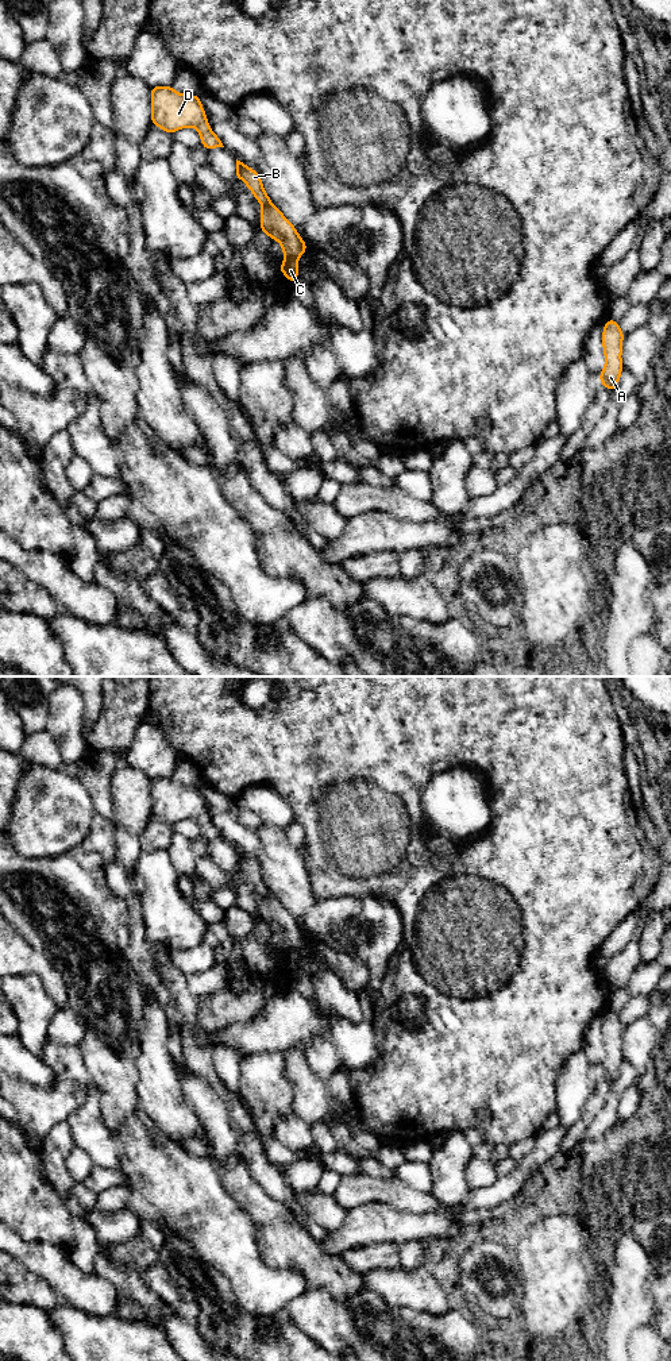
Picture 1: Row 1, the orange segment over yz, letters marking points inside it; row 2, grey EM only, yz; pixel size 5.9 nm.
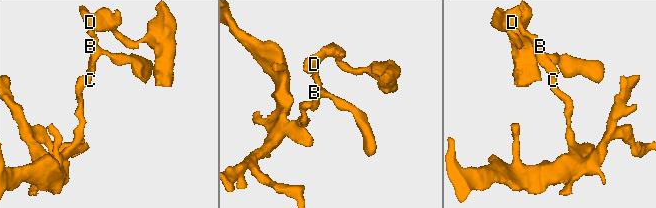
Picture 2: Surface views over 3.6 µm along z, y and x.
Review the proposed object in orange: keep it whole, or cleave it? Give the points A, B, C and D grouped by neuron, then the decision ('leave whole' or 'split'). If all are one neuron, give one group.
A C / B D | split

